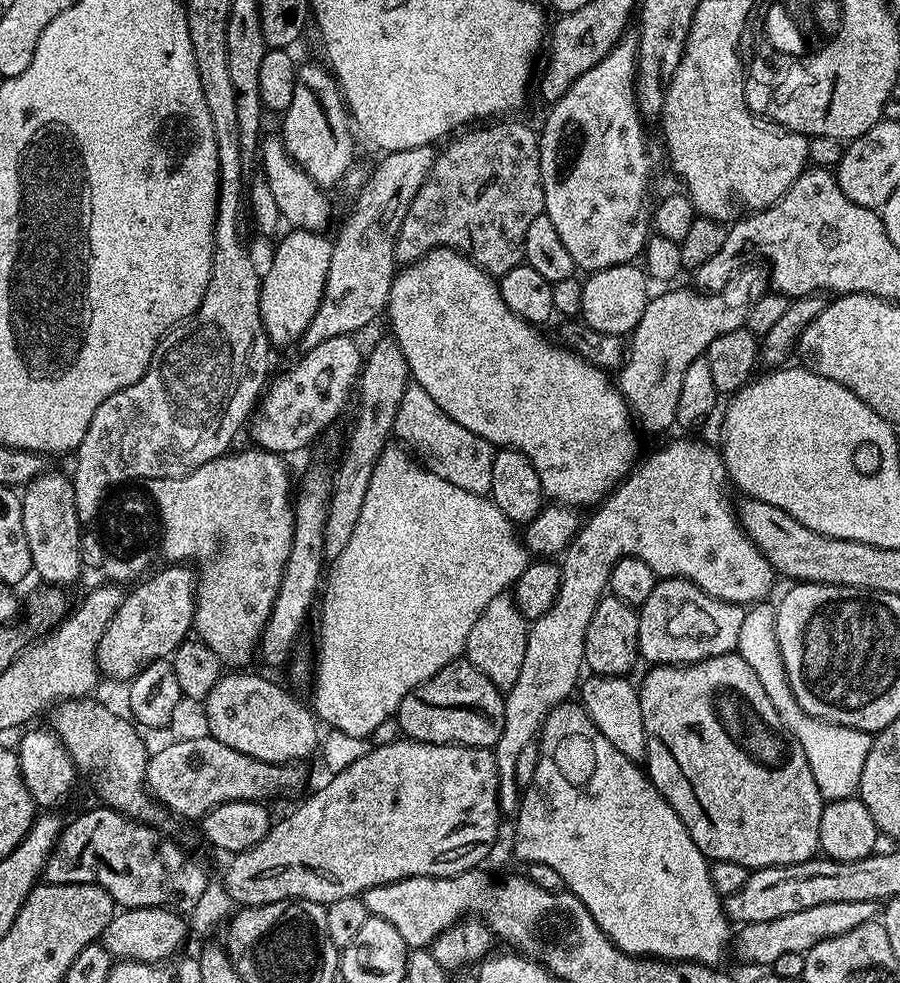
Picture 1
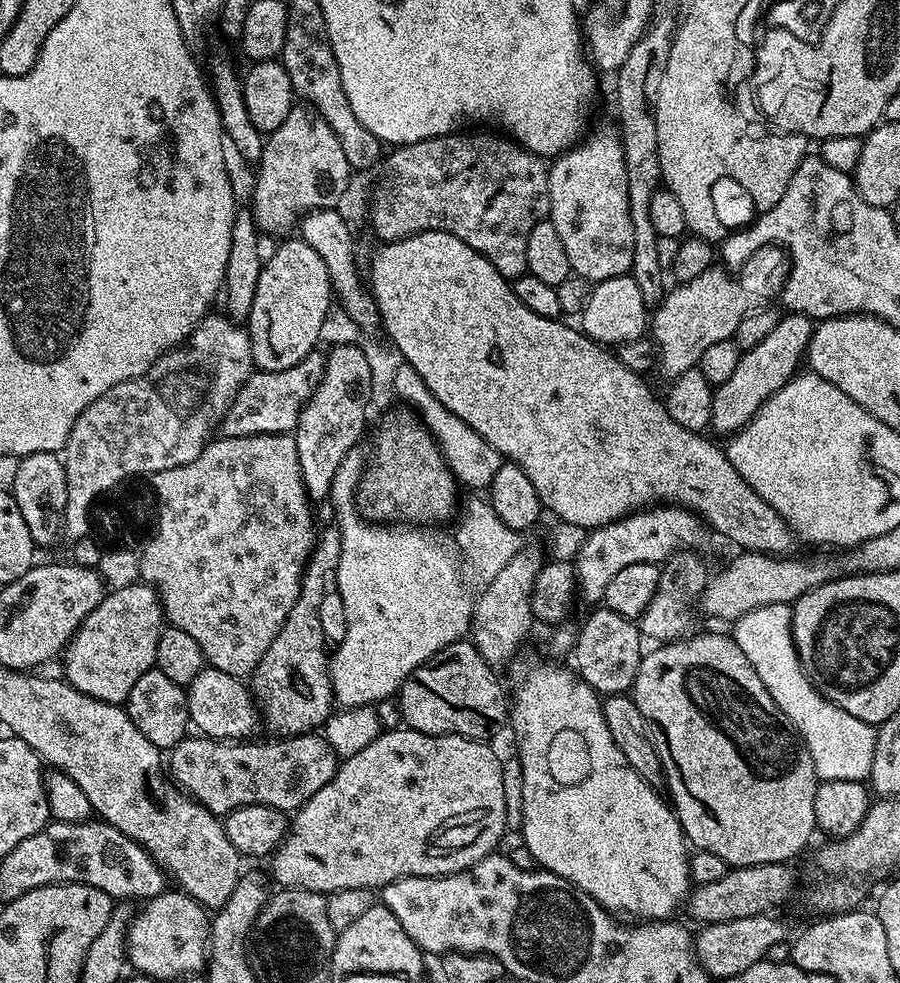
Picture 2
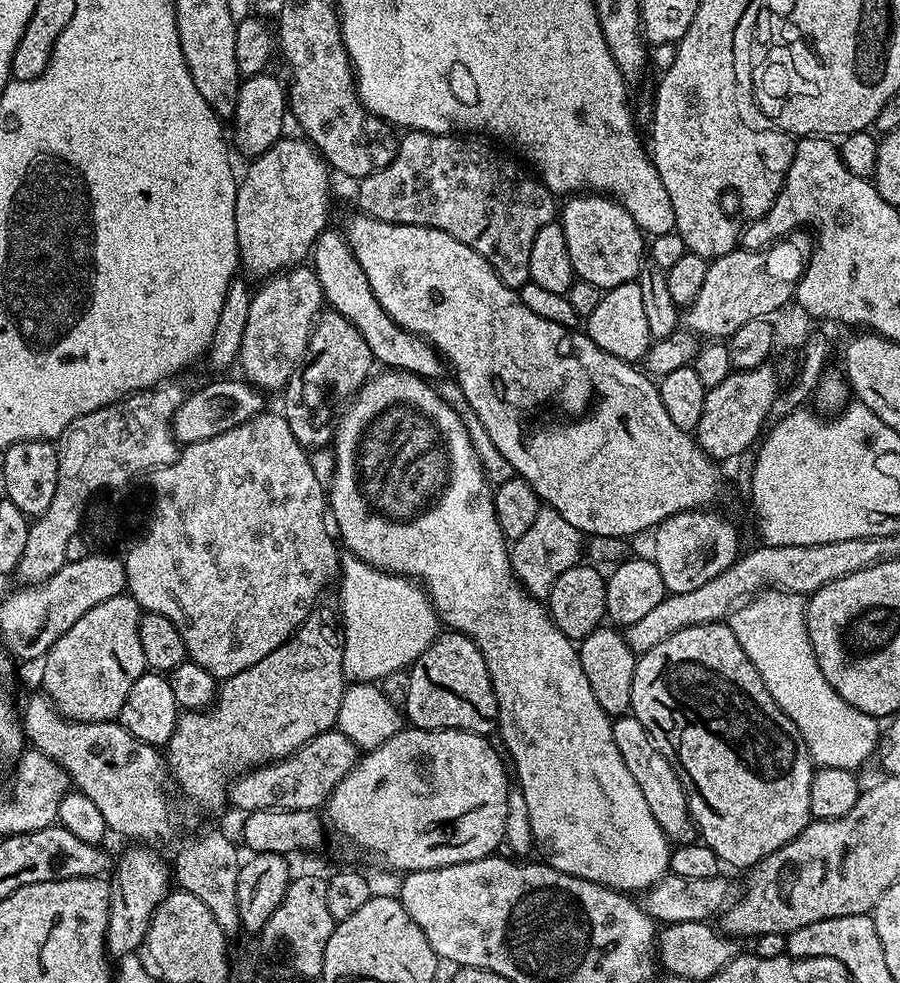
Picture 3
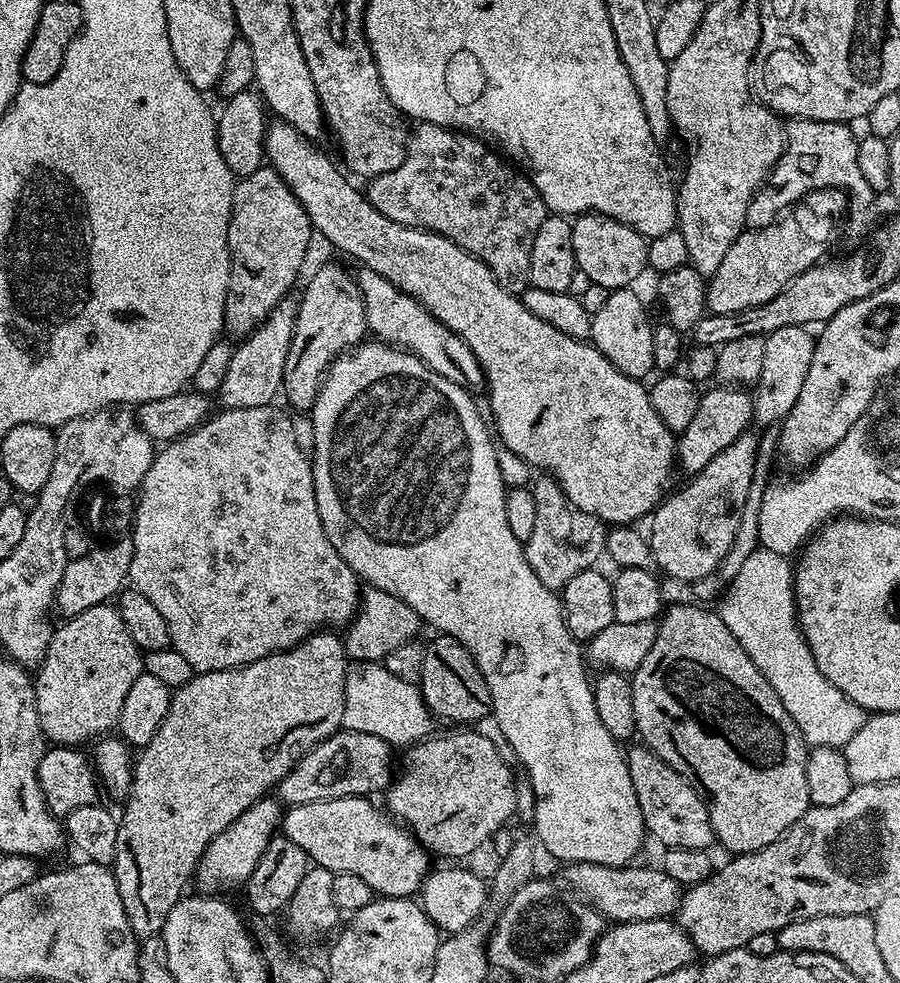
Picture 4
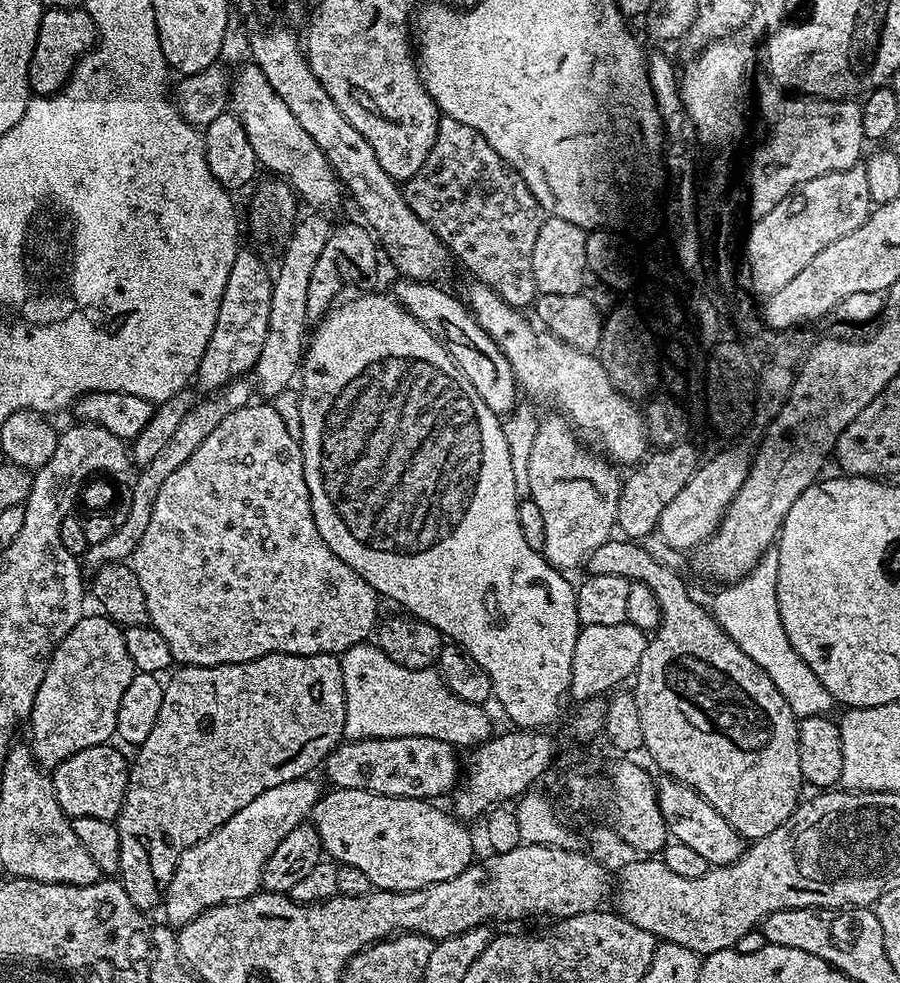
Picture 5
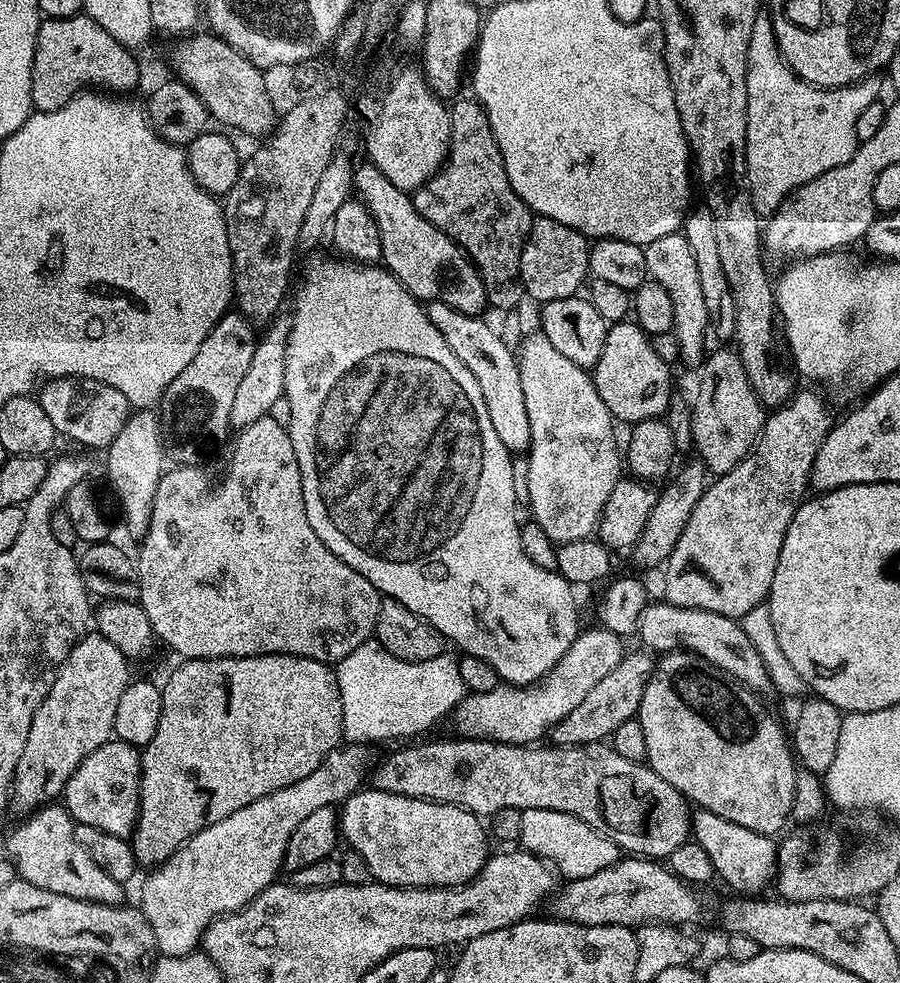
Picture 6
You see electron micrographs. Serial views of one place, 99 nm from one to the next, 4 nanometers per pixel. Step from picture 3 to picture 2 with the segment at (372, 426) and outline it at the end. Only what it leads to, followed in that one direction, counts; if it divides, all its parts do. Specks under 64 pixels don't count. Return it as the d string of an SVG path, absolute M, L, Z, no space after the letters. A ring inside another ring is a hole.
M403 410L404 412L388 412L380 420L380 425L376 428L376 433L372 436L372 465L364 472L364 477L360 480L360 489L356 492L356 500L354 500L355 507L360 509L360 515L363 519L369 522L407 522L412 526L432 526L437 522L444 522L452 511L455 513L456 508L456 488L458 489L458 481L452 475L452 471L448 469L448 464L444 461L444 456L440 452L440 447L436 445L436 439L429 432L428 427L424 421L420 419L419 415L412 410ZM522 660L515 665L516 681L513 682L512 688L510 684L510 732L512 728L512 736L516 739L515 755L522 766L522 818L518 829L519 835L524 835L522 843L529 848L535 863L543 871L553 872L566 878L566 882L577 884L583 892L590 894L590 898L594 898L613 914L625 912L628 915L625 917L635 918L640 922L675 917L676 907L679 904L681 907L690 895L688 879L690 848L684 839L684 831L676 813L666 803L665 797L663 795L660 797L656 793L657 789L647 784L630 766L630 762L626 762L622 750L614 746L614 738L610 738L610 730L606 726L601 697L581 676L577 676L571 667L563 668L562 665L551 664L548 660Z

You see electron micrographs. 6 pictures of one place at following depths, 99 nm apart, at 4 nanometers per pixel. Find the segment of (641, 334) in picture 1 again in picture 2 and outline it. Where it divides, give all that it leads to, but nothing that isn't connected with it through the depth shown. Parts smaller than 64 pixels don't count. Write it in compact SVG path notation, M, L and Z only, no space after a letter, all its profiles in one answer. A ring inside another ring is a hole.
M767 244L735 275L723 267L713 266L688 284L676 284L650 316L650 336L658 353L658 372L675 378L699 365L702 354L706 354L706 346L733 339L744 315L775 301L783 292L789 267L788 253L778 244Z

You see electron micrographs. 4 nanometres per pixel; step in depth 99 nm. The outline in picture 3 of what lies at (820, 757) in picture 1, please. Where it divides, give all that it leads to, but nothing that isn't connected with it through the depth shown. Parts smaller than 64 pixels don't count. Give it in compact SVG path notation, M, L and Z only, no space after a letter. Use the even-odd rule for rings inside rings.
M756 602L739 605L727 617L726 623L734 638L738 638L738 646L746 650L746 658L754 662L758 678L766 682L770 698L774 698L786 718L798 726L813 765L859 769L859 764L864 763L871 754L873 757L877 751L882 739L881 721L850 706L850 702L846 702L846 698L842 698L842 694L826 682L826 674L822 674L810 642L808 614L803 603L752 603Z

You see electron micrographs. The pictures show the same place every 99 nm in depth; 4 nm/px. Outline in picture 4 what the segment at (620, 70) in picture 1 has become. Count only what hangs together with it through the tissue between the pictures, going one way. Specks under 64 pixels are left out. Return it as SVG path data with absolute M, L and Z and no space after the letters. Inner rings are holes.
M585 212L572 220L574 258L581 277L589 284L606 286L610 290L635 285L650 257L649 241L630 226L597 212Z

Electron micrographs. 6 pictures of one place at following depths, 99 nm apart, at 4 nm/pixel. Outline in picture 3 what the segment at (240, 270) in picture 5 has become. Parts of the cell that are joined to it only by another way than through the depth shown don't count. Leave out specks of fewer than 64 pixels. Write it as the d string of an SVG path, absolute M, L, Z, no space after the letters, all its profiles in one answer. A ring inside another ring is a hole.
M280 139L274 146L270 146L270 150L255 157L244 176L242 172L236 185L234 222L240 247L240 263L243 271L253 272L259 278L274 276L285 268L303 265L311 257L316 240L329 227L328 191L332 188L328 181L330 169L324 163L324 157L307 139L288 139Z

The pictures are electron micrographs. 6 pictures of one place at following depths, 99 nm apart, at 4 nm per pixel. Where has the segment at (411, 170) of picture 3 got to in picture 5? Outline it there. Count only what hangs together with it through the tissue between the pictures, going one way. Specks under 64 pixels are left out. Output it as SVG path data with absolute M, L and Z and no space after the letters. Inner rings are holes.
M441 115L436 122L436 137L433 140L433 145L430 146L430 152L426 154L426 160L422 162L422 166L419 170L408 180L403 181L402 193L406 206L410 208L412 213L416 215L423 224L430 226L430 230L455 259L456 256L460 259L461 266L472 275L471 279L473 281L485 284L487 288L494 290L494 294L496 294L502 302L509 304L511 308L528 310L535 305L538 293L534 286L532 271L530 270L530 254L534 252L534 238L538 236L538 226L542 219L542 212L537 205L536 199L532 196L531 190L524 185L524 181L504 163L504 159L492 149L490 142L486 138L482 138L482 134L478 134L478 130L474 130L454 118Z

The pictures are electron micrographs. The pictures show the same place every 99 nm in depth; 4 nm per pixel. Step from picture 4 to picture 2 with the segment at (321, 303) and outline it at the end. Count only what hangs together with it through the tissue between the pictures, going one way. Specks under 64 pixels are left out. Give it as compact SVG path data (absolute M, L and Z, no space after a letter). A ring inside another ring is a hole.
M340 344L324 361L320 385L306 402L294 429L298 446L298 466L302 470L304 489L313 502L324 500L332 492L332 483L364 432L364 415L372 400L372 364L360 348Z

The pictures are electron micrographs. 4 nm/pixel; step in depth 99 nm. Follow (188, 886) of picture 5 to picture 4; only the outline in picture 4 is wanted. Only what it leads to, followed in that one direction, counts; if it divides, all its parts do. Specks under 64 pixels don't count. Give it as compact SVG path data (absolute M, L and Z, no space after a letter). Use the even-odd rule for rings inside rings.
M265 798L250 806L229 828L208 843L194 873L194 884L200 887L197 889L201 893L224 894L227 888L247 885L250 874L254 874L254 866L258 866L258 858L262 858L266 846L282 824L281 805L273 800Z

